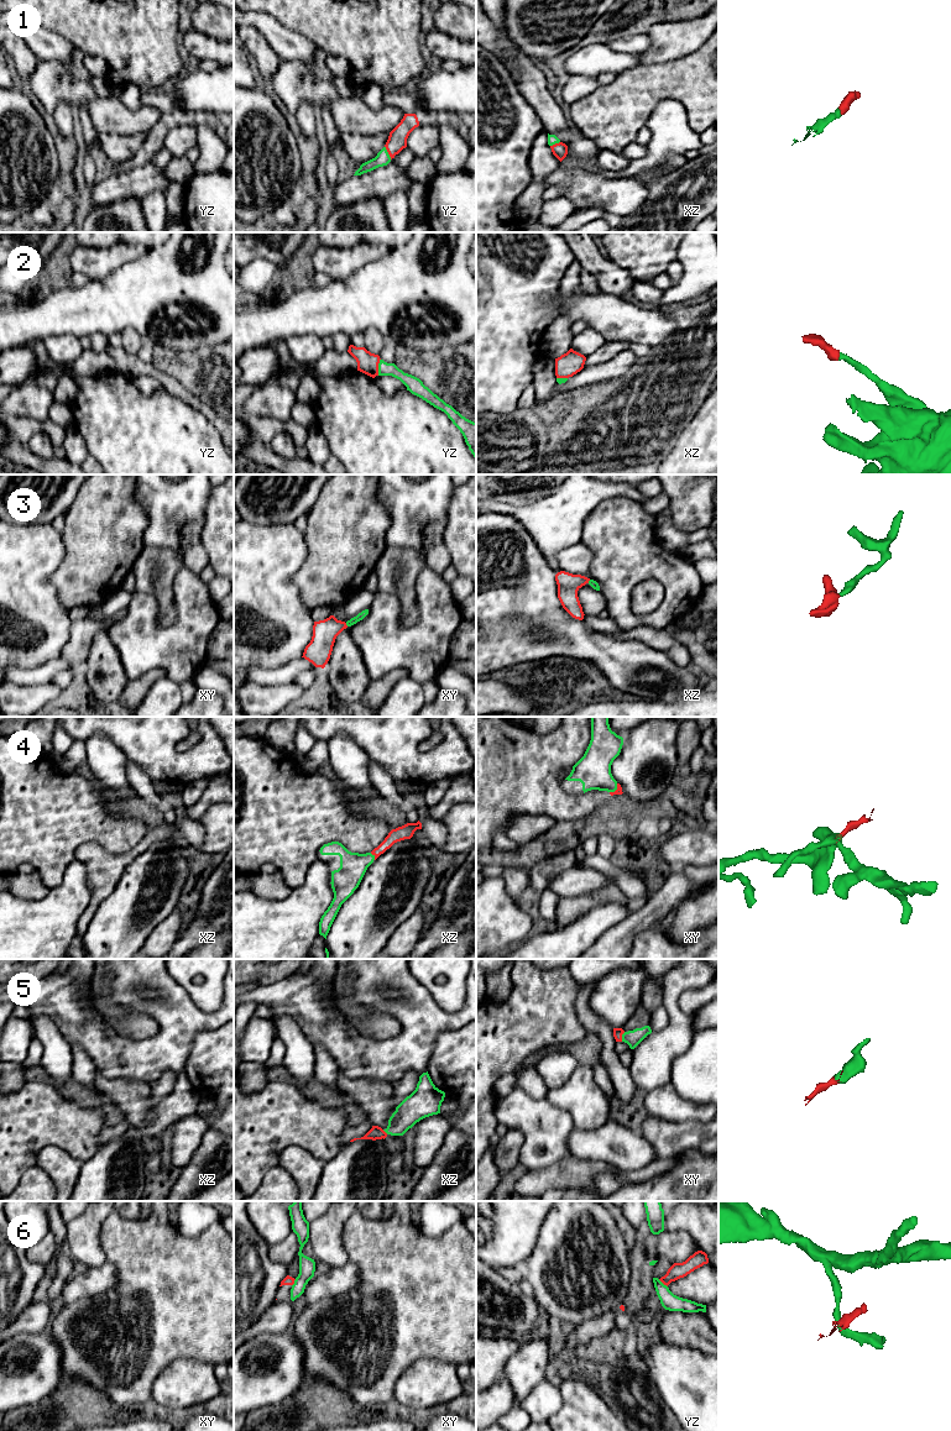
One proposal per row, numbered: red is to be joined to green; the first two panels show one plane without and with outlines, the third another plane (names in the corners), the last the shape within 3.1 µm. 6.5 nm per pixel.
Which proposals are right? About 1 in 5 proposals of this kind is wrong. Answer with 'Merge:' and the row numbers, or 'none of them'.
Merge: 1, 2, 3, 4, 5

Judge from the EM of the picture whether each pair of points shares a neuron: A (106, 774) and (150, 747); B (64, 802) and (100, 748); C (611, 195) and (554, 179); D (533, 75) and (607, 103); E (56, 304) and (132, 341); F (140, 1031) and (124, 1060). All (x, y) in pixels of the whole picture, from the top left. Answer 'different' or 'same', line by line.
A: different
B: different
C: same
D: different
E: different
F: different

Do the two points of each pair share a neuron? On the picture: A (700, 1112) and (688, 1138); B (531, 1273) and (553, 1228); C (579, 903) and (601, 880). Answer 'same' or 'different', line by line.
A: different
B: same
C: different

